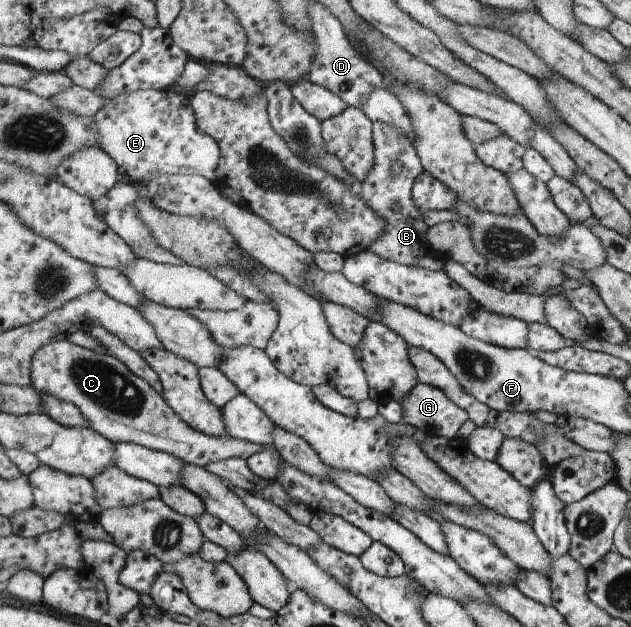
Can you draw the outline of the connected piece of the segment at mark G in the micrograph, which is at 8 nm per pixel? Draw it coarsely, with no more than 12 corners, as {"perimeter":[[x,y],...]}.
{"perimeter":[[419,382],[400,403],[403,423],[456,439],[469,413]]}

